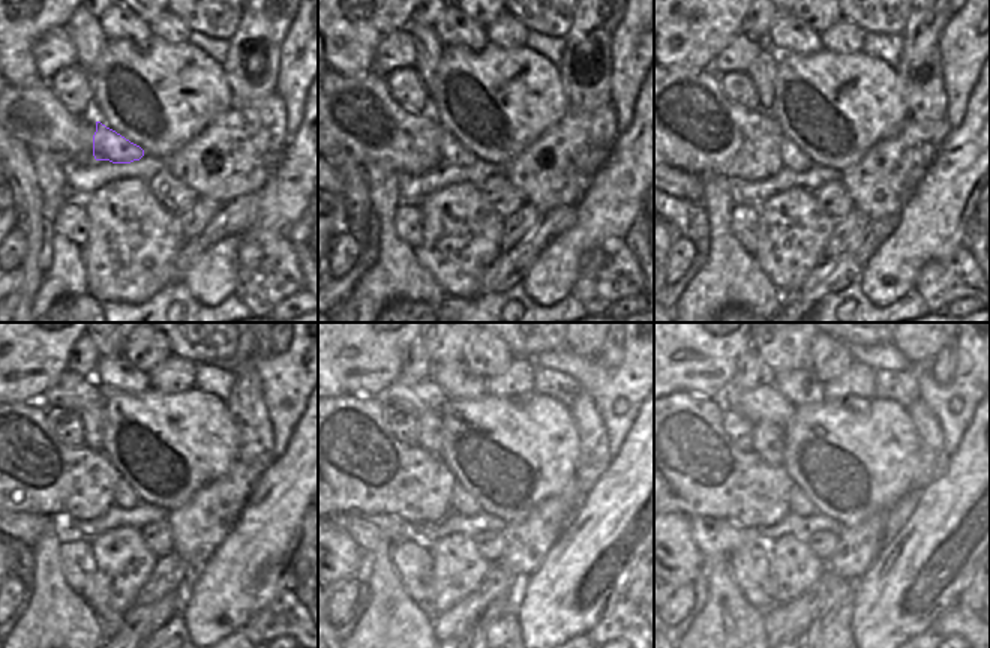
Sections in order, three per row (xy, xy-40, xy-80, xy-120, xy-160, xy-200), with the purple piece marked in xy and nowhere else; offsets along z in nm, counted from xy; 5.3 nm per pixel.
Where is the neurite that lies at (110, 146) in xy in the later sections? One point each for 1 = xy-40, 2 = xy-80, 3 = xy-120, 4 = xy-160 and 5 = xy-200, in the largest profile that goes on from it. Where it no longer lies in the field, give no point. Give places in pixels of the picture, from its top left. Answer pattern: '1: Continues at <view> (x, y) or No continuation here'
1: Continues at xy-40 (453, 153)
2: Continues at xy-80 (791, 156)
3: Continues at xy-120 (125, 497)
4: Continues at xy-160 (459, 497)
5: Continues at xy-200 (797, 497).

